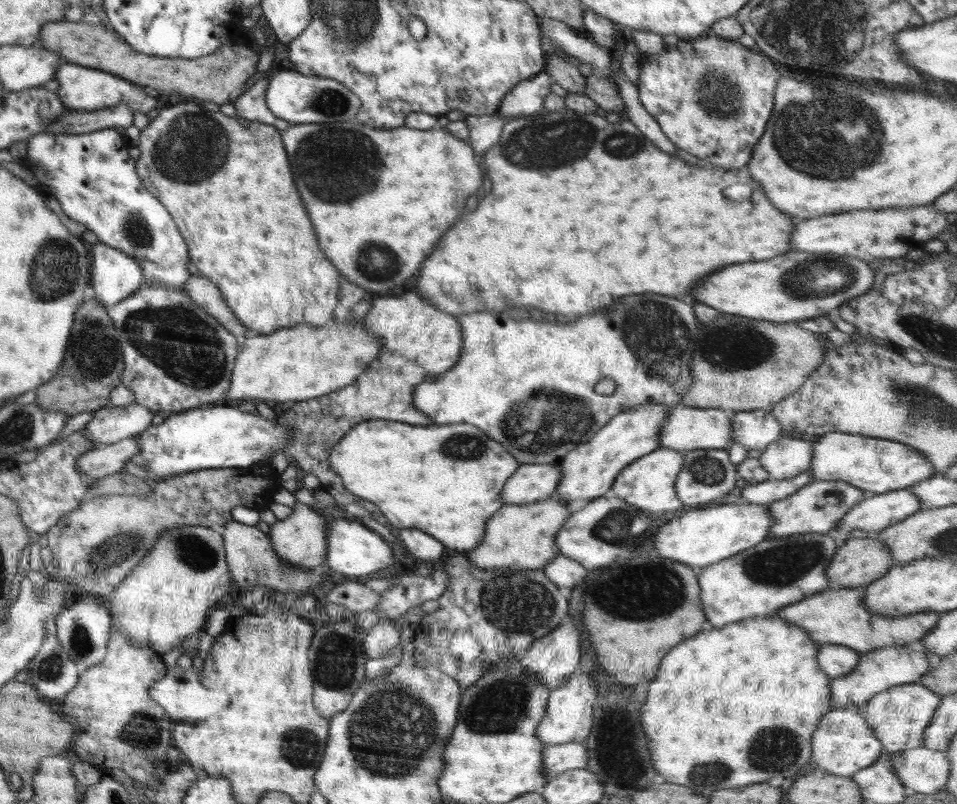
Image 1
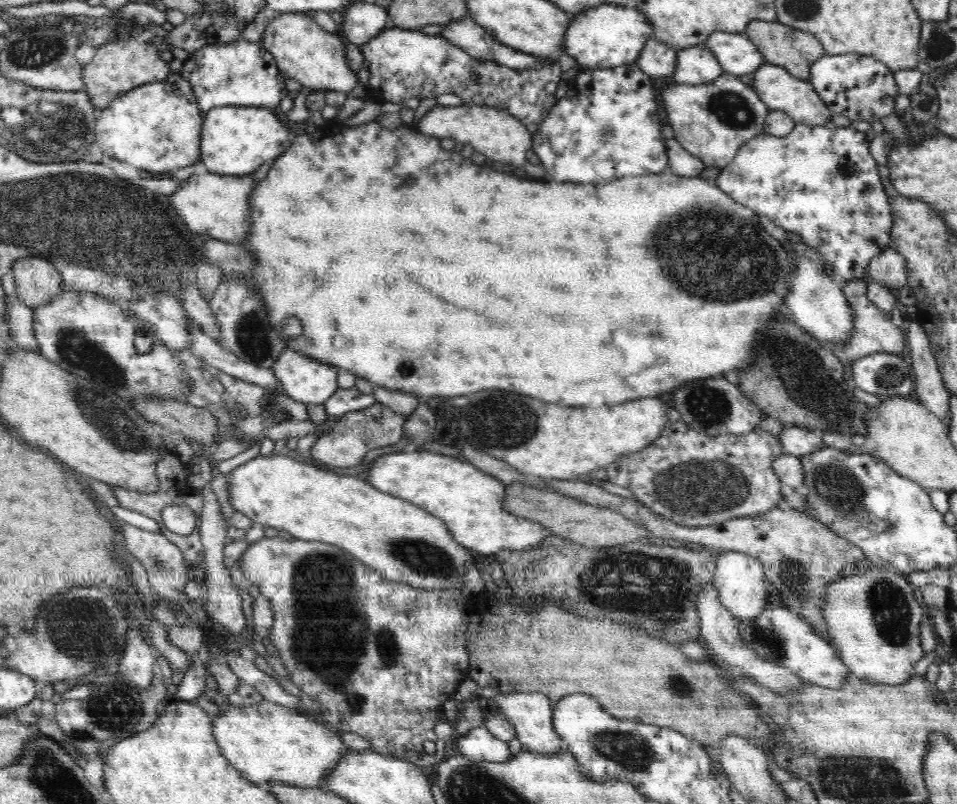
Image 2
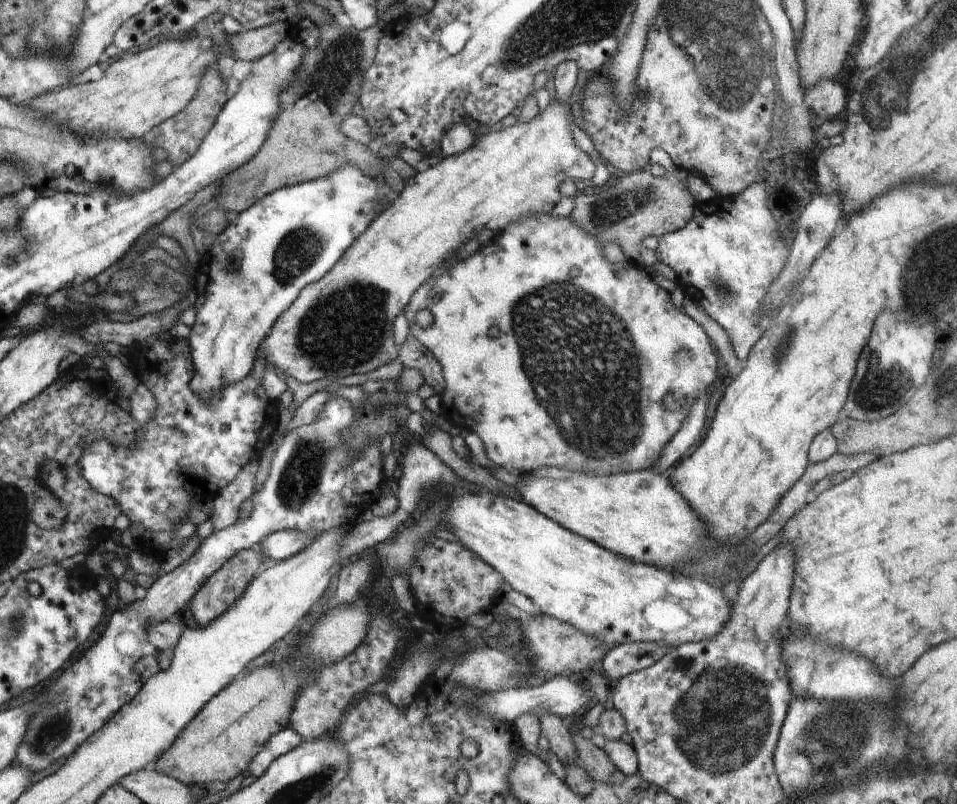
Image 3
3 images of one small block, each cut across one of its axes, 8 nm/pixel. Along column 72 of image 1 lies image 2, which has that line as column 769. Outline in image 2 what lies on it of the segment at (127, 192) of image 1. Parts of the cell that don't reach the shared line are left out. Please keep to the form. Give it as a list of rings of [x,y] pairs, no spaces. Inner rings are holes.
[[[796,122],[786,136],[764,133],[748,140],[715,179],[728,196],[747,205],[756,215],[764,215],[776,226],[798,234],[808,248],[814,248],[824,258],[824,271],[845,283],[862,279],[868,263],[890,248],[891,242],[892,208],[878,178],[876,162],[870,158],[868,144],[866,134],[851,127],[813,127]]]

